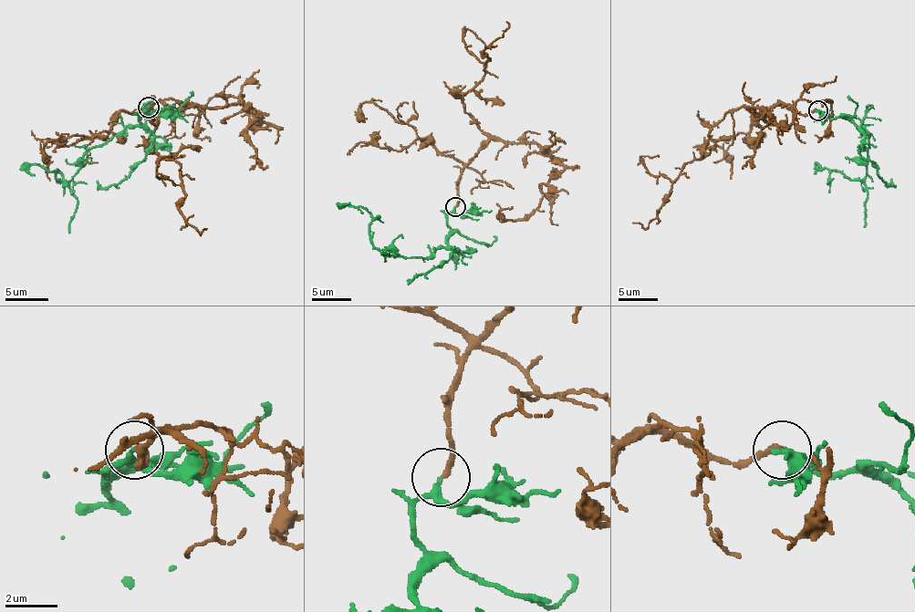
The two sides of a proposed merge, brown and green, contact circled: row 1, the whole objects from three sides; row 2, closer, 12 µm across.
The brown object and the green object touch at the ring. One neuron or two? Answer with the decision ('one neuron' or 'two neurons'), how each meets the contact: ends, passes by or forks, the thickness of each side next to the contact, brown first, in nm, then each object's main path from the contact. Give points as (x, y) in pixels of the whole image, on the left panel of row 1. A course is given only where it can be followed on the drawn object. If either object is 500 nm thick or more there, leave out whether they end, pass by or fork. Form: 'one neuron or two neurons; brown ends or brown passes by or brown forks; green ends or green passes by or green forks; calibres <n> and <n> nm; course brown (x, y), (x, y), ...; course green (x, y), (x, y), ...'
one neuron; brown ends; green passes by; calibres 220 and 170 nm; course brown (148, 108), (242, 103), (267, 125), (250, 120), (242, 95), (218, 97), (199, 120), (197, 133), (210, 141); course green (148, 108), (137, 125), (95, 146), (67, 182), (58, 182), (57, 170), (31, 165), (28, 171), (35, 176)

